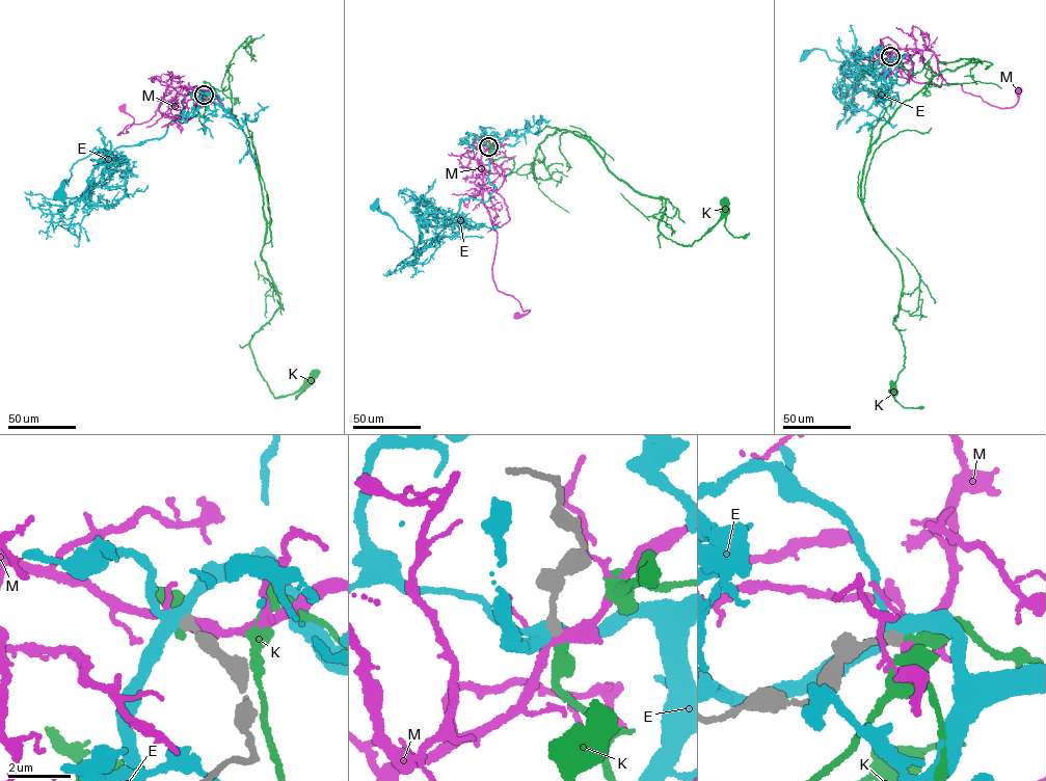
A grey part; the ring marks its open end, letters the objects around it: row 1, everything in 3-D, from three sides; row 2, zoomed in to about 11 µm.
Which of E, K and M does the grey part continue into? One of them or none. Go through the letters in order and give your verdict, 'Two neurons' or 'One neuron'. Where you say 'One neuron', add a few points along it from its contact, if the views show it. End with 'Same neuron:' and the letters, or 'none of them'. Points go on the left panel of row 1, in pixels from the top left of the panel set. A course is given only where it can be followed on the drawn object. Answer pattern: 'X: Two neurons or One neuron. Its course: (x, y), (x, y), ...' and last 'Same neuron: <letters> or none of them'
E: Two neurons
K: One neuron. Its course: (204, 95), (230, 89), (262, 189), (280, 304), (257, 368), (274, 397), (310, 379)
M: Two neurons
Same neuron: K

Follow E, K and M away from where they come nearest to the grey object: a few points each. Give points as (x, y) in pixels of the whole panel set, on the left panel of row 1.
E: (204, 95), (196, 89), (186, 96), (182, 112), (158, 139), (77, 161), (68, 185), (61, 182), (58, 194)
K: (204, 95), (230, 89), (262, 189), (280, 304), (257, 368), (274, 397), (310, 379)
M: (204, 95), (189, 87), (169, 85), (152, 118), (128, 125), (117, 135), (128, 132), (133, 119), (123, 108)

